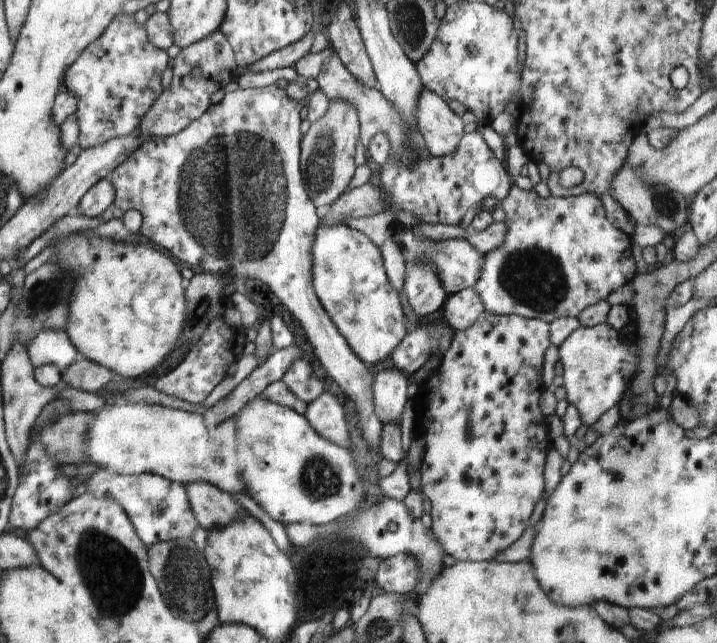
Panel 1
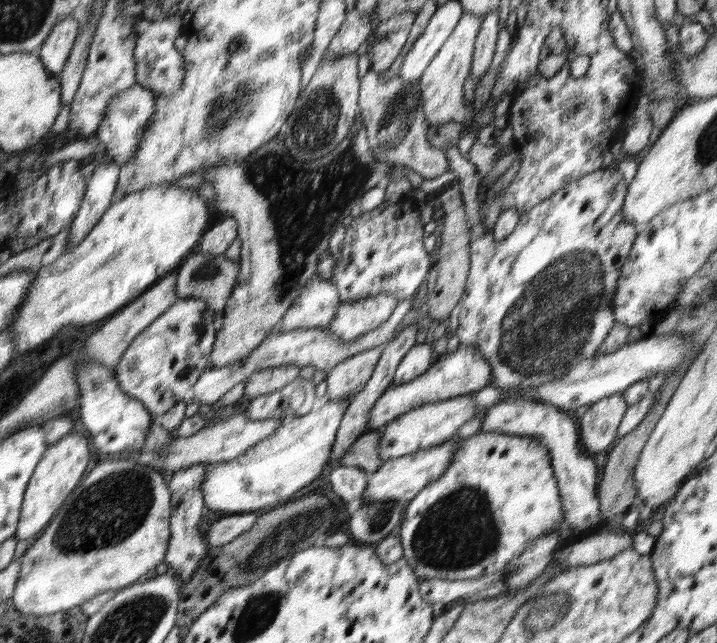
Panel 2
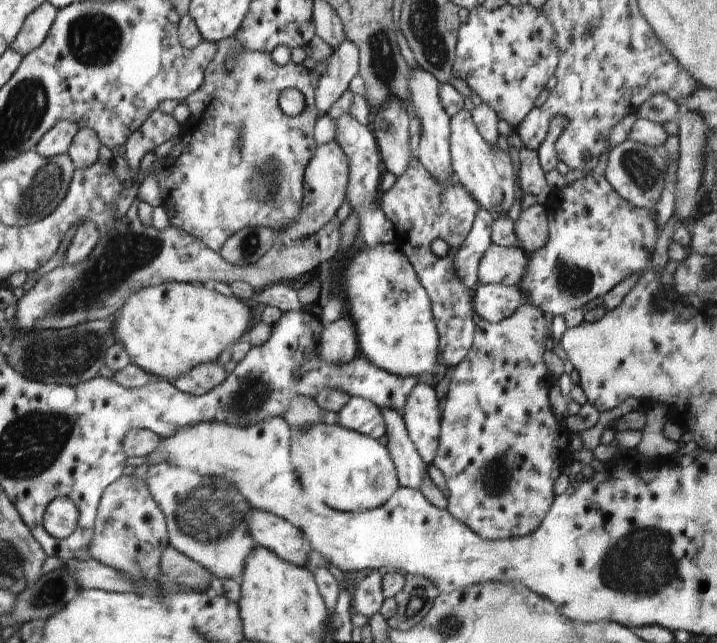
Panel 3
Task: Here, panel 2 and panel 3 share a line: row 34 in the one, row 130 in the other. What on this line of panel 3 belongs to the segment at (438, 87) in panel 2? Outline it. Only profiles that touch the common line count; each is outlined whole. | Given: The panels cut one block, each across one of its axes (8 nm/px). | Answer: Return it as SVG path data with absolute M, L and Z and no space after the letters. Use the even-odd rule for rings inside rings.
M462 109L450 117L449 129L451 167L453 173L458 176L458 182L470 192L479 206L491 213L495 219L508 214L515 199L514 181L516 176L512 168L515 158L497 145L488 144L482 138L474 126L471 112L466 109Z

